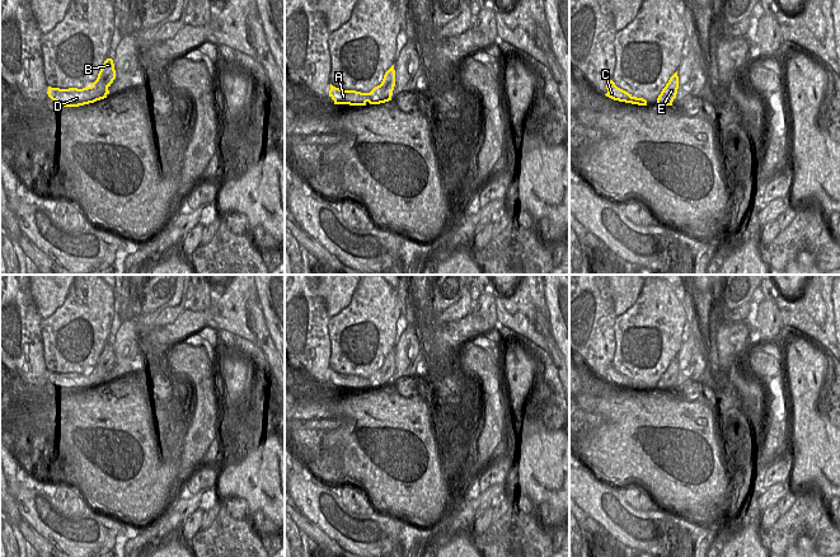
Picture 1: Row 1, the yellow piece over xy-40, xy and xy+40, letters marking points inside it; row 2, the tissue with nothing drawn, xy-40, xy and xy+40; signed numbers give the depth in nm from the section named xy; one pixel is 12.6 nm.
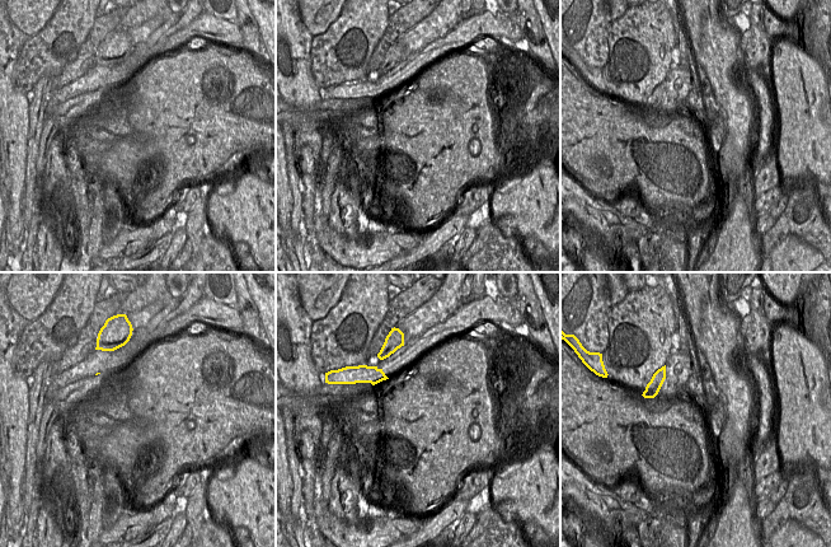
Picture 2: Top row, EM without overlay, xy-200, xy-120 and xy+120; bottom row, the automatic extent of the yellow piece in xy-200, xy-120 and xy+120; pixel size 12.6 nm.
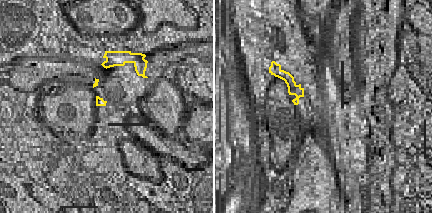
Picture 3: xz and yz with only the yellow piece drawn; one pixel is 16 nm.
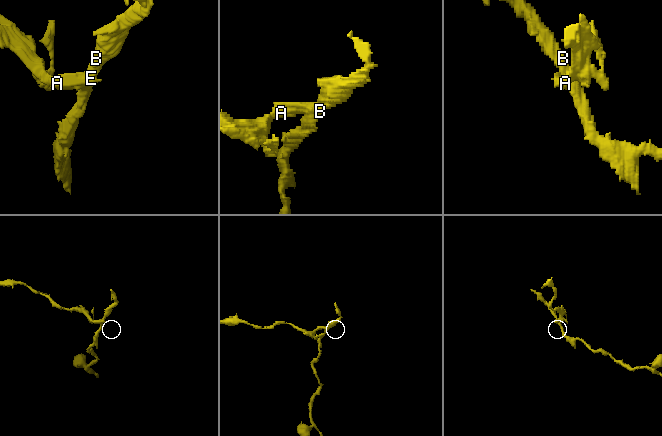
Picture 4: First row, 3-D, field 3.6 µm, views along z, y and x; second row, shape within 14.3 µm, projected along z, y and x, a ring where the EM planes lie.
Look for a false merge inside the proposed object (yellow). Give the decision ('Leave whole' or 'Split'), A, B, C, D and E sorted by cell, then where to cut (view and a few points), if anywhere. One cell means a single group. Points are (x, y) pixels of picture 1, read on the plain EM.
Split. Groups: A C D / B E. Split along xy (380, 370), (380, 382), (370, 388)

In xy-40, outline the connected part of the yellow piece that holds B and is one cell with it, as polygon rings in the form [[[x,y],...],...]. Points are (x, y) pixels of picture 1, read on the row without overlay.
[[[107,343],[95,366],[103,368],[104,370],[111,371],[114,364],[116,364],[116,355],[114,355],[113,345]]]

